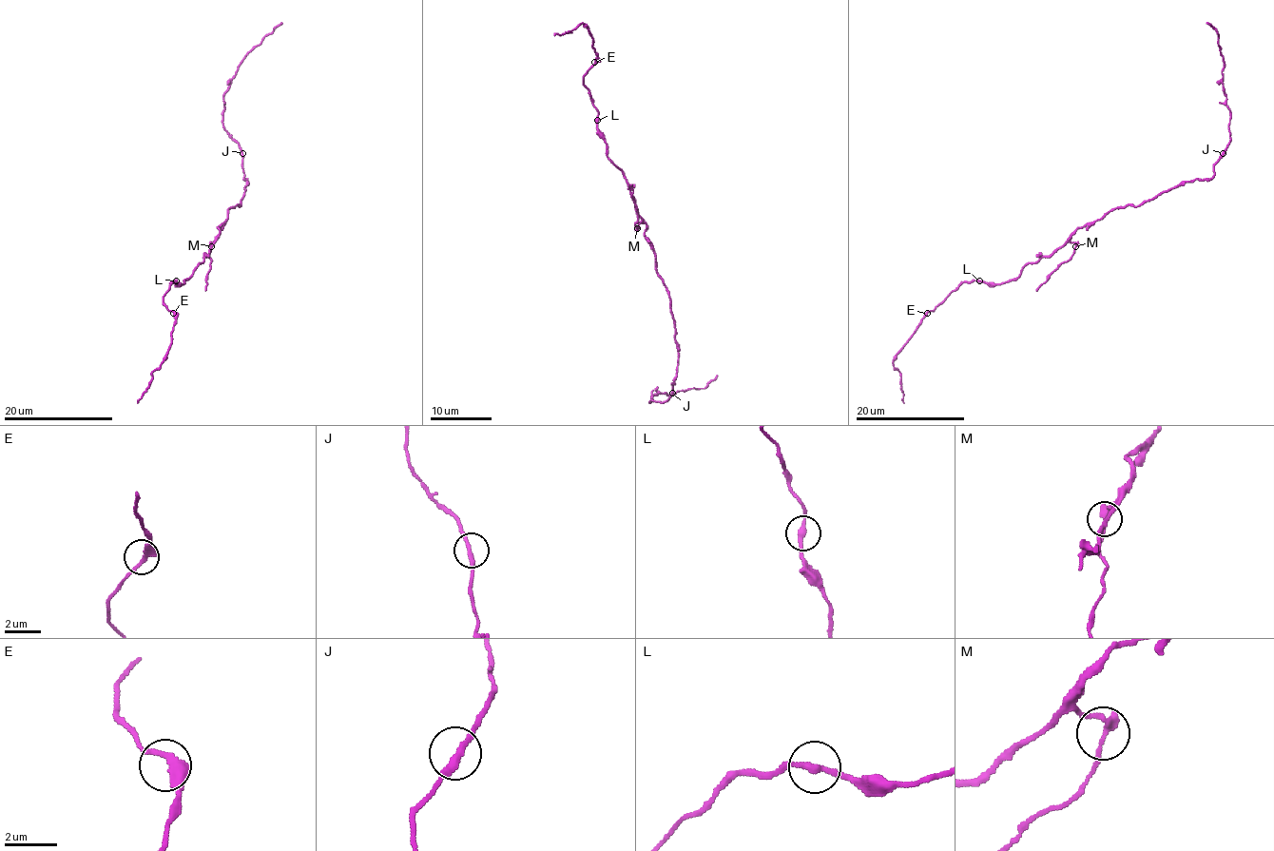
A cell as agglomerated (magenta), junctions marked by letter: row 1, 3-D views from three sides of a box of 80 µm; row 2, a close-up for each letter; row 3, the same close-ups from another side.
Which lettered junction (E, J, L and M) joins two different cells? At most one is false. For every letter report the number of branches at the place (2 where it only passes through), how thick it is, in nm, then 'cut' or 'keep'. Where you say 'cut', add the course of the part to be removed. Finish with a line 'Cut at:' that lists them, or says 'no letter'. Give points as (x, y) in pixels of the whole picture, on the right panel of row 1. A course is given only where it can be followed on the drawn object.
E: branches 2; calibre 280 nm; keep
J: branches 2; calibre 240 nm; keep
L: branches 2; calibre 240 nm; keep
M: branches 2; calibre 280 nm; cut; course (1075, 246), (1074, 253), (1036, 290)
Cut at: M

